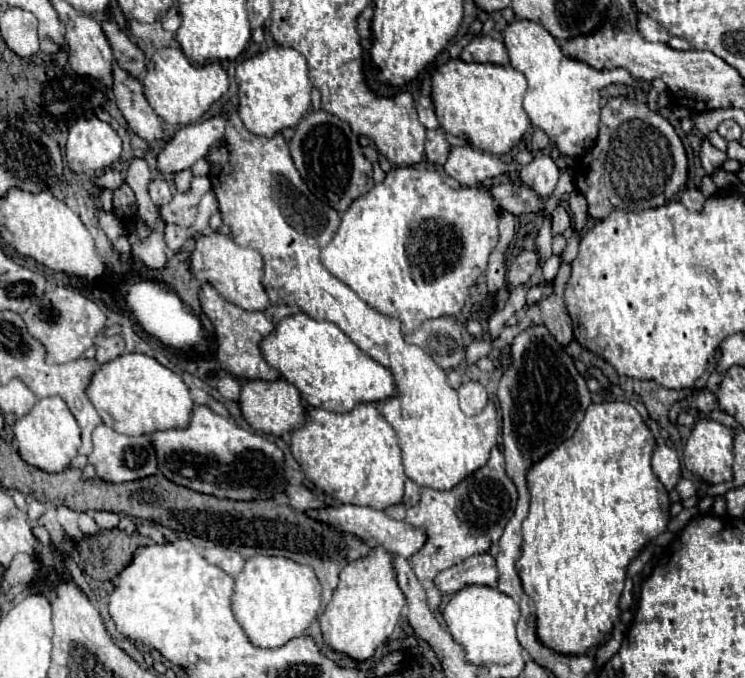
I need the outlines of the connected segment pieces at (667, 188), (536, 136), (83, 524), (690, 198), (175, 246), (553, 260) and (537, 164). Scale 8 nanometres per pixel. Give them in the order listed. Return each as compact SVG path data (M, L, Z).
M610 98L608 110L610 116L602 120L606 130L586 154L590 160L584 188L588 214L602 220L614 208L646 210L670 202L688 178L688 158L676 130L646 104L630 98Z
M536 128L534 134L532 134L532 152L544 150L548 146L548 142L550 142L550 138L546 136L546 132L540 130L540 128Z
M86 512L80 514L80 518L78 518L78 526L80 526L80 530L82 530L84 536L94 536L94 534L100 532L100 526L98 526L98 524L94 522L94 518L92 518L90 514L86 514Z
M690 188L690 190L684 190L684 192L682 192L680 202L682 202L688 210L692 210L692 212L700 212L700 210L704 208L706 198L702 196L702 192L700 192L698 188Z
M166 224L166 244L170 250L180 250L186 240L190 240L198 230L188 230L176 224Z
M550 256L544 266L542 266L542 276L544 280L554 280L556 274L558 274L558 268L560 268L560 258L558 256Z
M536 154L534 160L520 168L520 180L538 192L542 198L548 198L556 188L560 170L554 160L546 154Z

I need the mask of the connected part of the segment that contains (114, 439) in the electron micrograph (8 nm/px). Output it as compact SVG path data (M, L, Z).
M100 424L94 434L94 450L88 456L88 462L96 468L96 474L106 482L128 482L128 480L140 480L146 476L152 476L158 472L156 452L152 448L150 436L126 436L116 430L112 430L106 424Z

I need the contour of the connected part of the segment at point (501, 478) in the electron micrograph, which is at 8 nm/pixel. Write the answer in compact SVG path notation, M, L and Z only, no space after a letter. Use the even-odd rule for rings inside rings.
M498 448L490 452L490 460L486 462L486 466L466 476L454 488L450 490L420 488L420 492L422 498L416 506L408 508L406 522L412 524L414 528L420 528L426 534L426 542L418 552L414 552L408 558L408 562L428 594L428 606L436 610L442 598L442 592L434 584L438 572L474 554L488 552L488 548L500 540L506 522L514 516L518 494L514 482L508 478L504 470L504 456Z

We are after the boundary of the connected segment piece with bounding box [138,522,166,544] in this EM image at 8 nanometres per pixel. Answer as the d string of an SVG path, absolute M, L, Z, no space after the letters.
M142 522L142 524L138 524L138 532L142 534L142 536L148 536L148 538L152 538L154 542L158 542L158 544L166 544L166 538L164 538L164 534L158 530L158 526L154 526L154 524L148 524L148 522Z

